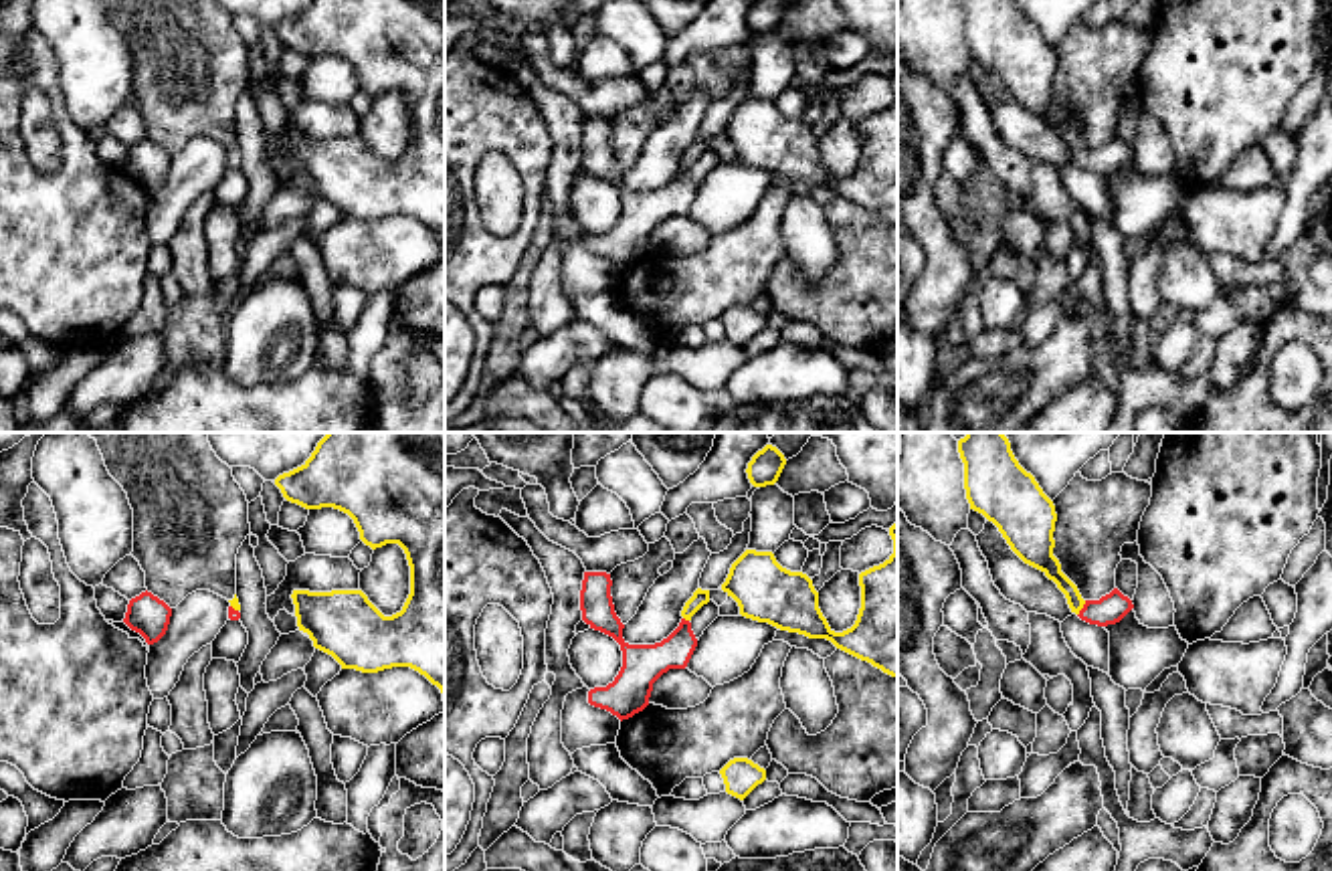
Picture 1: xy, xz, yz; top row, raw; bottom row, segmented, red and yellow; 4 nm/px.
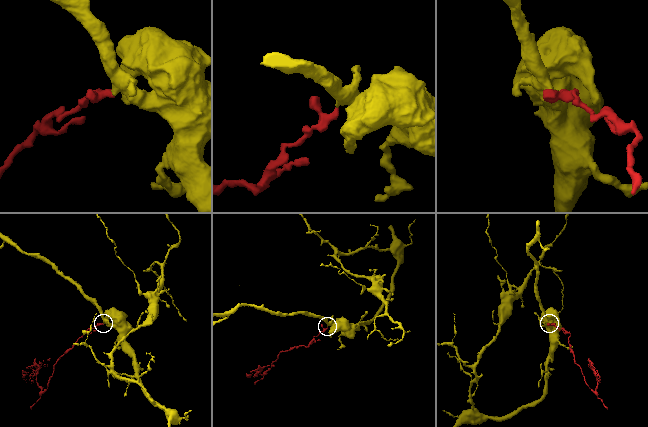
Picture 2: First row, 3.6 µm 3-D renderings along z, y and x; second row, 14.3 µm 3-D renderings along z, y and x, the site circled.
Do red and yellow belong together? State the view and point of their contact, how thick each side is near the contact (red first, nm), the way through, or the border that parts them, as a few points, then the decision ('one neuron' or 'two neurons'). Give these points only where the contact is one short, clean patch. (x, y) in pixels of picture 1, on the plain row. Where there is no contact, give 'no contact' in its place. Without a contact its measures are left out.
contact yz (1082, 156); calibres 120 and 90 nm; way yz (1110, 156), (1082, 156), (1070, 136), (1043, 108); one neuron

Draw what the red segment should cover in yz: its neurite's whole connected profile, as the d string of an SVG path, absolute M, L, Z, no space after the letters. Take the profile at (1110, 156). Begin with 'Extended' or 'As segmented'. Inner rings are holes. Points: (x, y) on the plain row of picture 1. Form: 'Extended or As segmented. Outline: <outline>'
Extended. Outline: M960 0L970 57L992 69L1011 97L1041 117L1065 141L1071 160L1098 174L1120 170L1132 148L1118 135L1100 148L1083 148L1053 103L1055 53L1013 0Z

